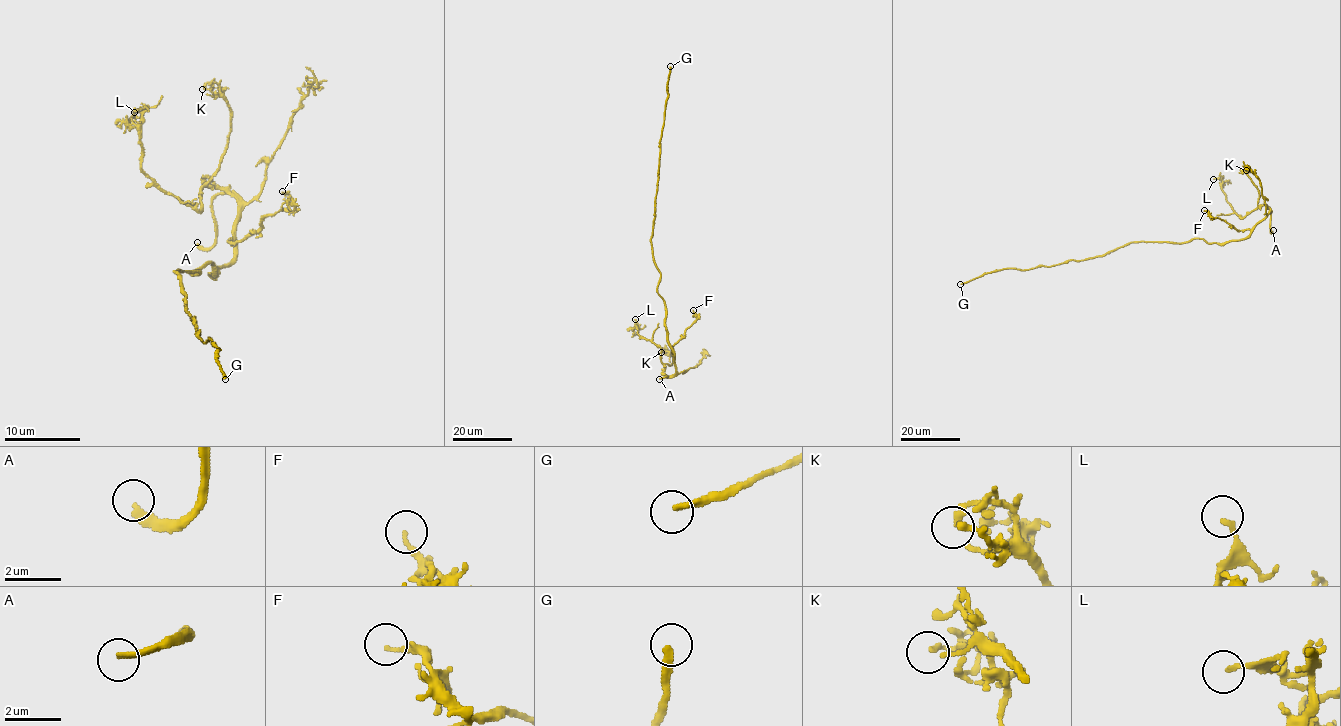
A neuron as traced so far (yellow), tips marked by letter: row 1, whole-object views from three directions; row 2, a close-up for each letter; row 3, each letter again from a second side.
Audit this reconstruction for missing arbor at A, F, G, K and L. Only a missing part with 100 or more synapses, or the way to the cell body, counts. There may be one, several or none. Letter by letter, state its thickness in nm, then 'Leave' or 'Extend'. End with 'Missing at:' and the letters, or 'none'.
A: Thickness 240 nm. Extend
F: Thickness 160 nm. Leave
G: Thickness 220 nm. Extend
K: Thickness 180 nm. Leave
L: Thickness 160 nm. Leave
Missing at: A, G

